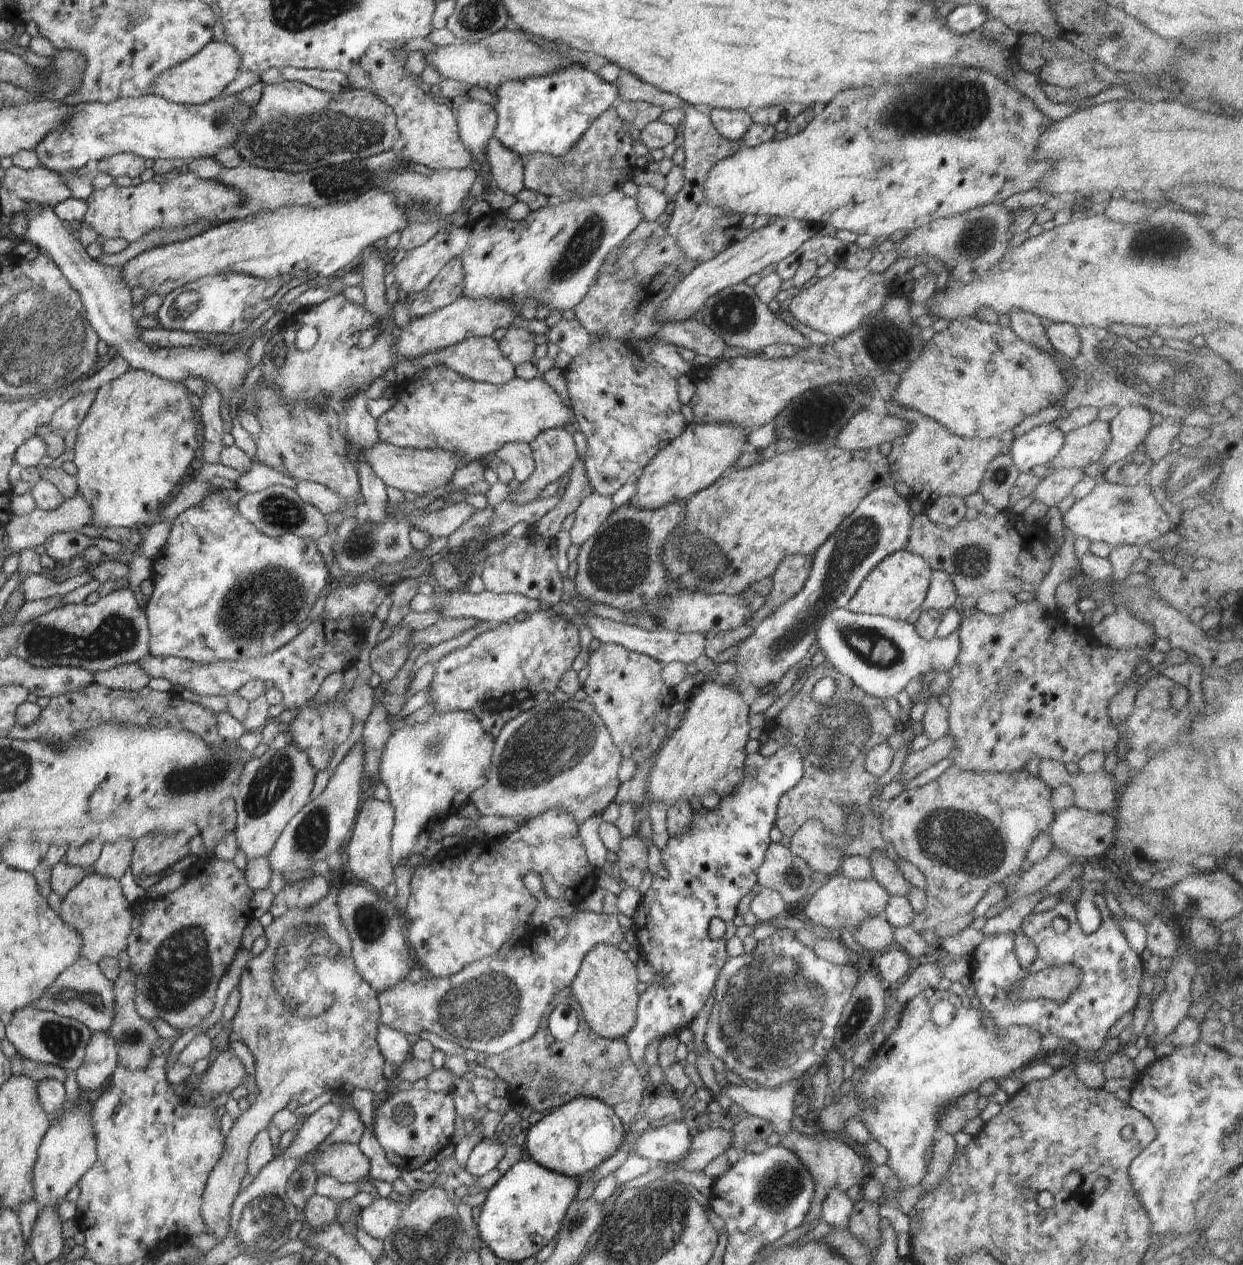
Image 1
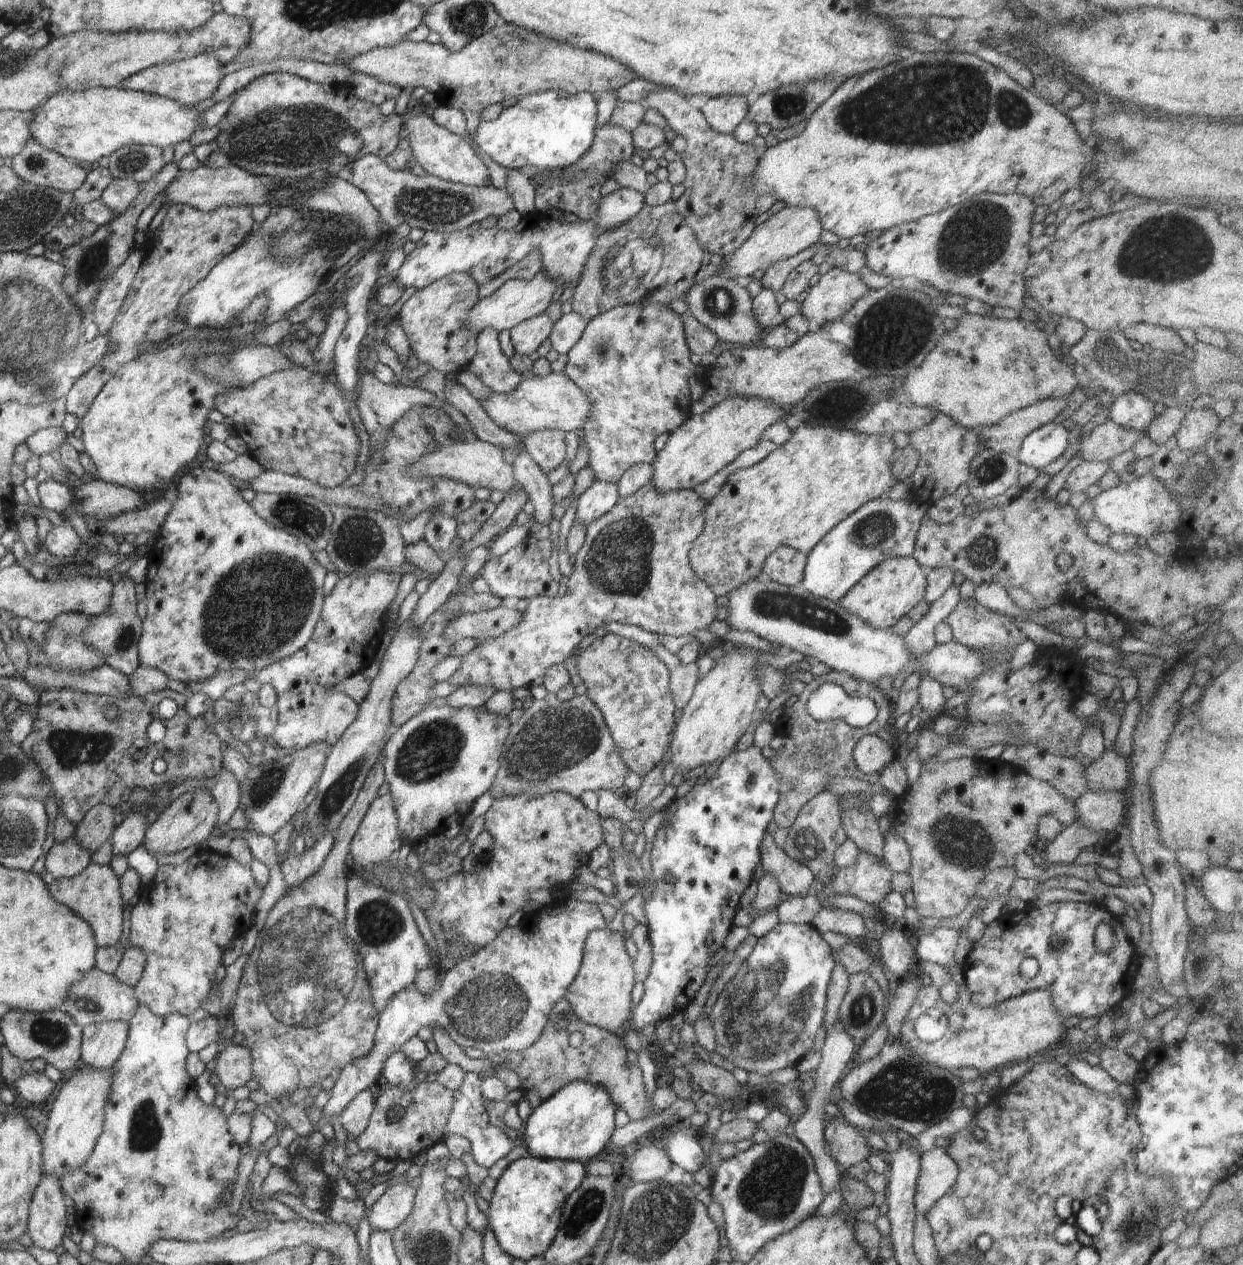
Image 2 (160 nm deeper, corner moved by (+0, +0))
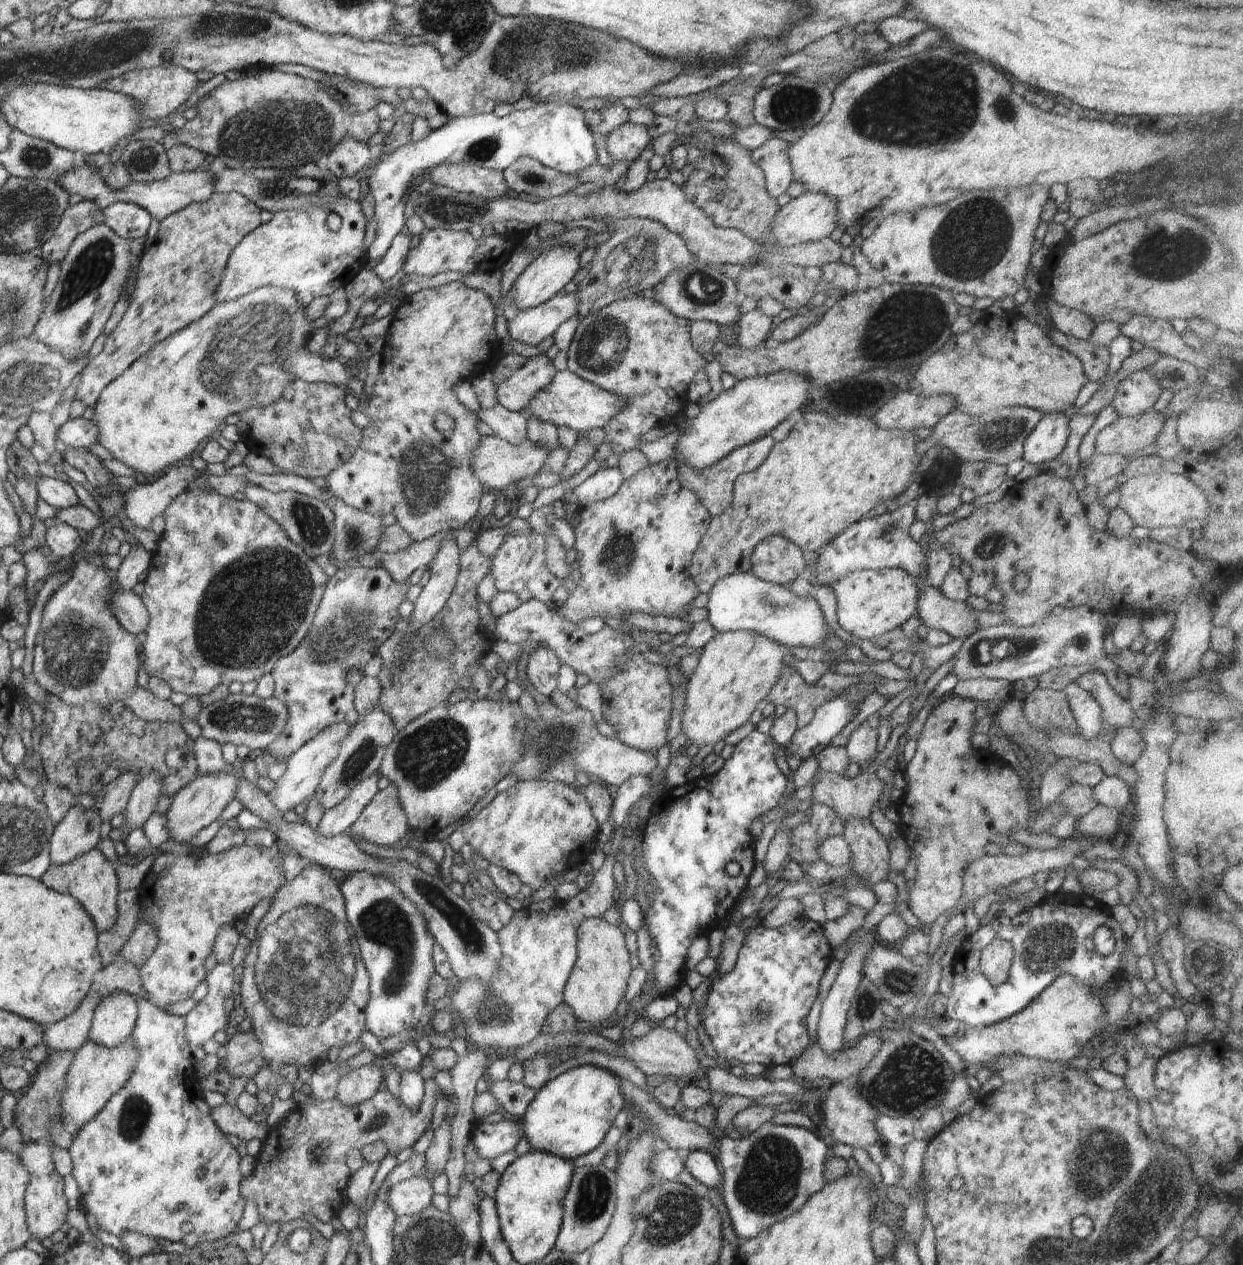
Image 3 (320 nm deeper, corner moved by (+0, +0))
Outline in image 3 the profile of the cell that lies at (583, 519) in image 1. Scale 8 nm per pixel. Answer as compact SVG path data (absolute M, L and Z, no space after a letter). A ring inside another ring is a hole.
M603 466L571 491L573 501L578 506L603 501L614 496L614 493L620 488L623 480L618 466Z

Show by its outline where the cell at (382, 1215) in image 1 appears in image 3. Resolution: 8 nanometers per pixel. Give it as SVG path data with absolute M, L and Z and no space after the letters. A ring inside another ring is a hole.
M425 1174L418 1177L412 1177L405 1181L400 1181L398 1184L390 1187L388 1202L390 1208L394 1211L397 1217L414 1216L422 1212L426 1207L432 1207L432 1190L431 1179Z

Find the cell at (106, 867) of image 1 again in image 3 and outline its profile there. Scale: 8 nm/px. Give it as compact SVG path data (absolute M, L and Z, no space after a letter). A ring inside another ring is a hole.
M152 773L142 777L133 787L130 800L126 809L126 821L124 826L111 829L109 837L114 841L122 841L128 837L129 832L141 826L148 820L148 817L155 811L158 799L162 795L161 776Z

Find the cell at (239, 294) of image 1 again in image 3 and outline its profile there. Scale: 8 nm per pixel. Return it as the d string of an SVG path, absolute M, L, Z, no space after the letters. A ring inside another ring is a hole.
M348 197L332 199L325 205L308 205L304 210L285 210L275 212L273 218L266 224L258 225L251 230L231 250L223 279L217 288L216 303L236 300L260 287L282 287L292 289L297 294L298 302L307 307L318 296L330 296L335 290L345 288L347 282L358 274L369 262L367 250L364 249L365 224L364 213L360 200ZM331 212L336 212L341 218L341 226L332 231L326 219Z

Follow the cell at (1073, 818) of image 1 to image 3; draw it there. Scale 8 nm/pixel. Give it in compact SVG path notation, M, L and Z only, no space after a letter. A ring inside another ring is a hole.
M1106 775L1095 787L1093 795L1100 805L1126 810L1132 803L1132 789L1118 777Z

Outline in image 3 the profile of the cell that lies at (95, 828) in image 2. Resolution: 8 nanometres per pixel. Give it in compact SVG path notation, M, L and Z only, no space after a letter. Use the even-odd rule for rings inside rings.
M128 767L120 769L118 777L105 786L104 803L97 810L102 821L110 821L115 814L123 812L130 800L133 787L138 781L137 772Z

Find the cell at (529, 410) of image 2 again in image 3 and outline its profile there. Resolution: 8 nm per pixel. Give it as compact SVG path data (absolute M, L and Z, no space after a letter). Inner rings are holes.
M571 370L558 371L552 382L531 399L522 413L534 415L556 426L568 426L577 432L586 432L592 428L604 428L605 424L616 418L618 414L627 409L627 400L619 394L611 393L590 381L580 378Z

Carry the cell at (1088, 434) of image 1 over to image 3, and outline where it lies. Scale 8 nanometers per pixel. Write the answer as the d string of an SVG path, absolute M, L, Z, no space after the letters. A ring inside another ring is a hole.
M1154 410L1131 417L1120 416L1100 431L1096 437L1095 452L1127 457L1134 453L1153 452L1165 418L1163 413Z

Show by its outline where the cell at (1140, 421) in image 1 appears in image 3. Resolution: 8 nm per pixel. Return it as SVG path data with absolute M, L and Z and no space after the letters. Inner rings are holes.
M1148 368L1131 373L1119 382L1111 405L1122 417L1131 417L1153 410L1162 386Z

